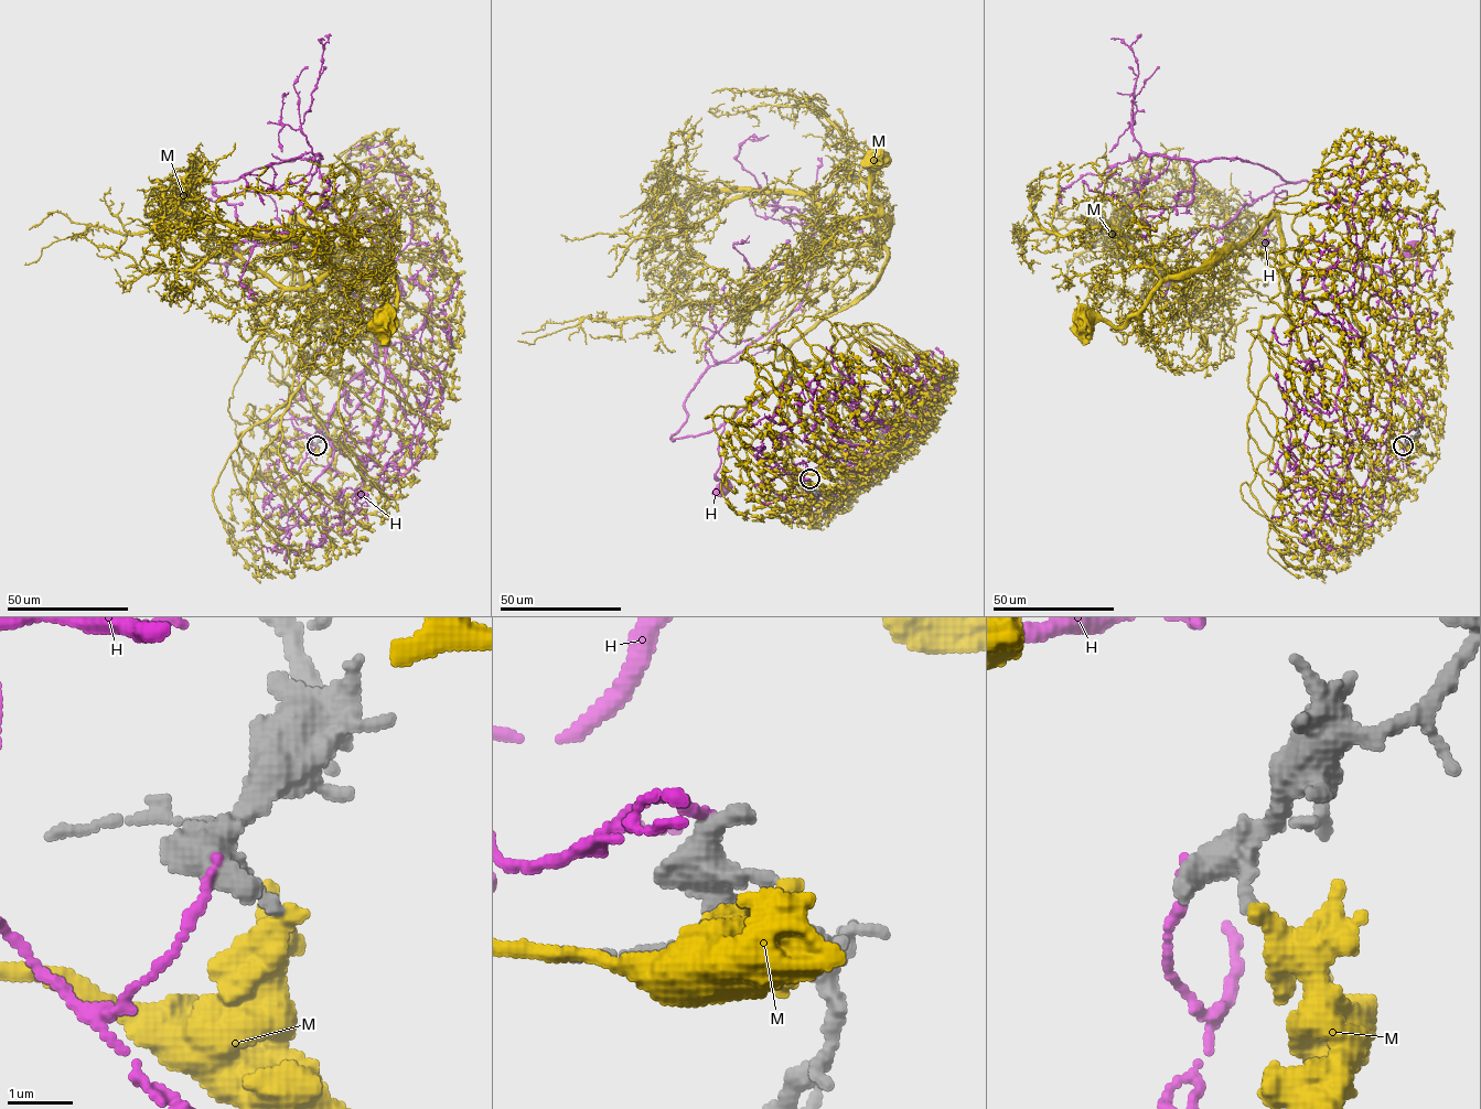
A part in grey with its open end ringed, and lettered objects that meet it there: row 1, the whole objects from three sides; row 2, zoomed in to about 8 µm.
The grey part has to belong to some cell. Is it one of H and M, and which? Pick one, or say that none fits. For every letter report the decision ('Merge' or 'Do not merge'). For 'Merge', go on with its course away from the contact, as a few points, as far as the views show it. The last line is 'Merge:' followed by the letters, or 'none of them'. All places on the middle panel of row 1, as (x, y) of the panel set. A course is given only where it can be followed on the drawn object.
H: Do not merge
M: Do not merge
Merge: none of them

